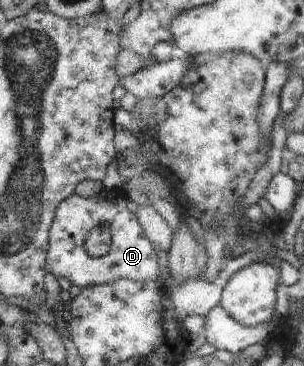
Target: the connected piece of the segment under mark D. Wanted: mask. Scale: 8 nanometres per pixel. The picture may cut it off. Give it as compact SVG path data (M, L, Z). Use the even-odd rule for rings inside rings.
M103 189L96 196L84 198L70 195L58 204L50 228L50 246L46 258L46 270L59 278L70 280L78 288L112 283L128 278L132 281L158 280L160 254L153 247L145 230L126 206L128 199L117 189ZM109 226L112 230L111 252L96 258L88 254L86 244L96 227Z

